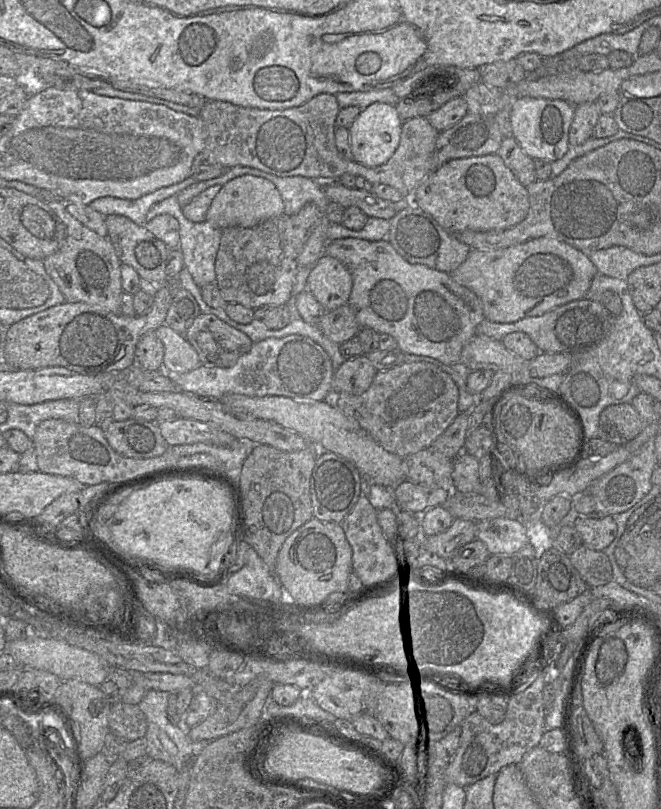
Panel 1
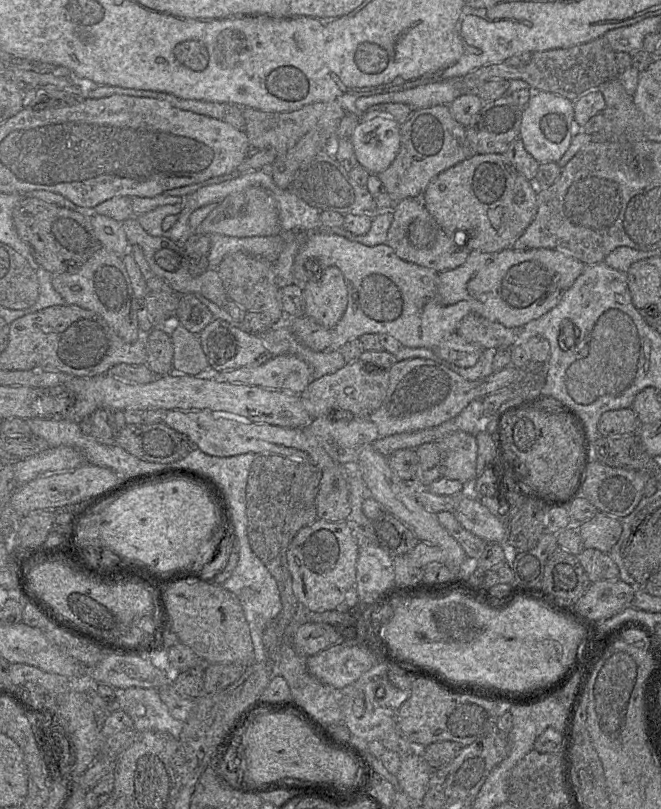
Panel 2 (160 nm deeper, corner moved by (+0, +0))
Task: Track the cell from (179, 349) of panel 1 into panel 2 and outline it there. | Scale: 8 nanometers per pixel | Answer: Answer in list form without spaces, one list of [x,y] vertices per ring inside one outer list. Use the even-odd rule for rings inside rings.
[[[178,325],[175,328],[175,330],[173,331],[173,333],[170,335],[170,339],[171,339],[171,342],[172,342],[172,345],[173,345],[172,372],[174,372],[174,373],[180,373],[180,374],[184,374],[184,375],[189,375],[189,376],[210,376],[210,373],[219,373],[219,372],[210,372],[209,364],[208,364],[206,355],[204,354],[203,349],[201,347],[198,335],[192,334],[191,332],[189,332],[188,330],[186,330],[183,326]]]

